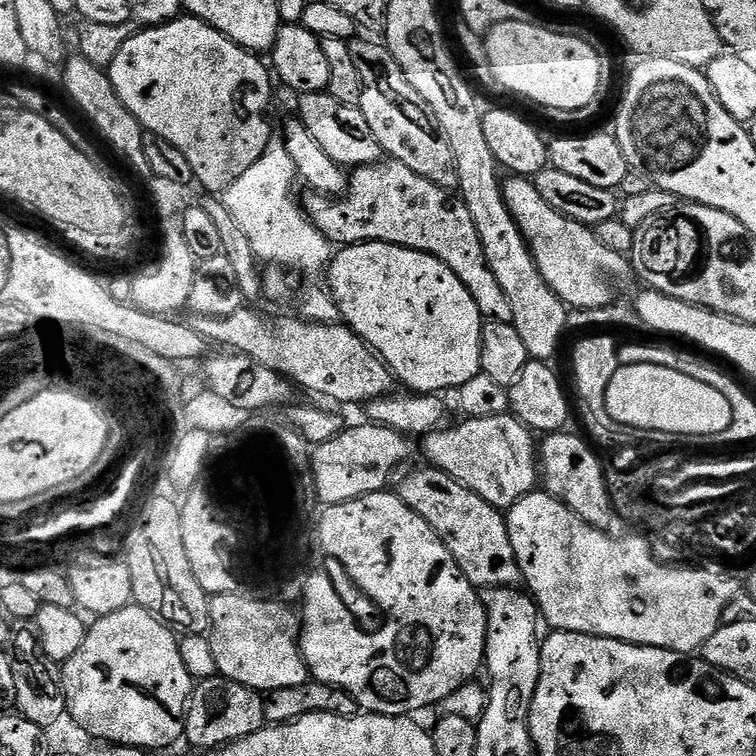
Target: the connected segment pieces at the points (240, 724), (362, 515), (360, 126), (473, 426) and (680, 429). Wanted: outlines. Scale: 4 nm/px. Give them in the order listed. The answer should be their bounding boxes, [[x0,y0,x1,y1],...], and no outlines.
[[184,674,265,748],[300,490,488,717],[298,92,385,170],[423,414,538,510],[606,364,733,438]]

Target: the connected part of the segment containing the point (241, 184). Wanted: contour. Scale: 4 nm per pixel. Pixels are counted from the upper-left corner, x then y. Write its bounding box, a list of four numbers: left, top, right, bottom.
[222,138,334,276]

